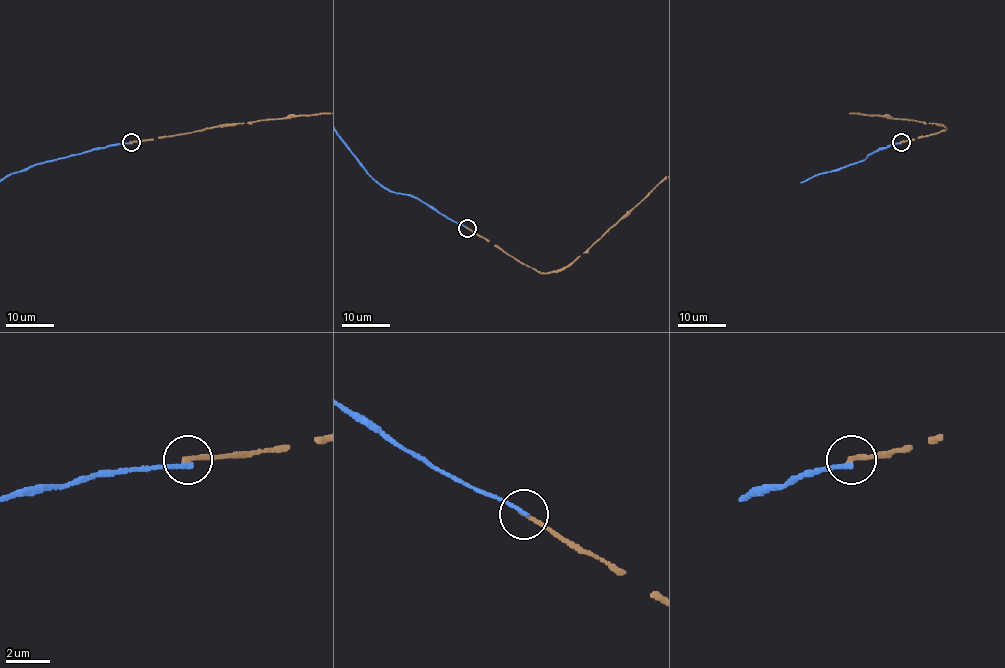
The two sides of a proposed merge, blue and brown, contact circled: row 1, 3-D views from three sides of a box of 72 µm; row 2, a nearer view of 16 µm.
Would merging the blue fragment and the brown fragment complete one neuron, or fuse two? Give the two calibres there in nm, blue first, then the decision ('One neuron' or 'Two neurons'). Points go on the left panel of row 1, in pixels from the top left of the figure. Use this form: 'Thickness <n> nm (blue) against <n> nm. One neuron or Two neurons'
Thickness 200 nm (blue) against 200 nm. Two neurons

